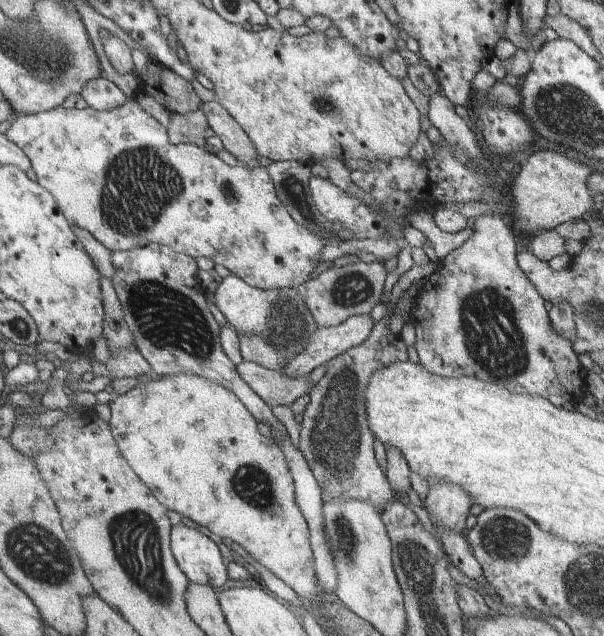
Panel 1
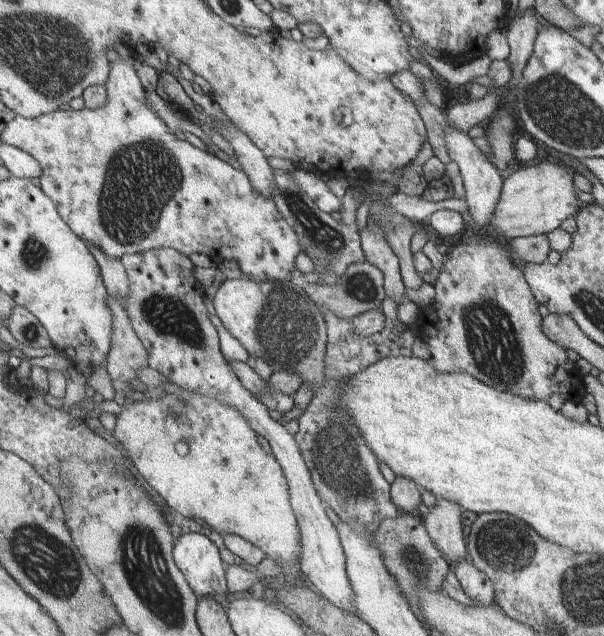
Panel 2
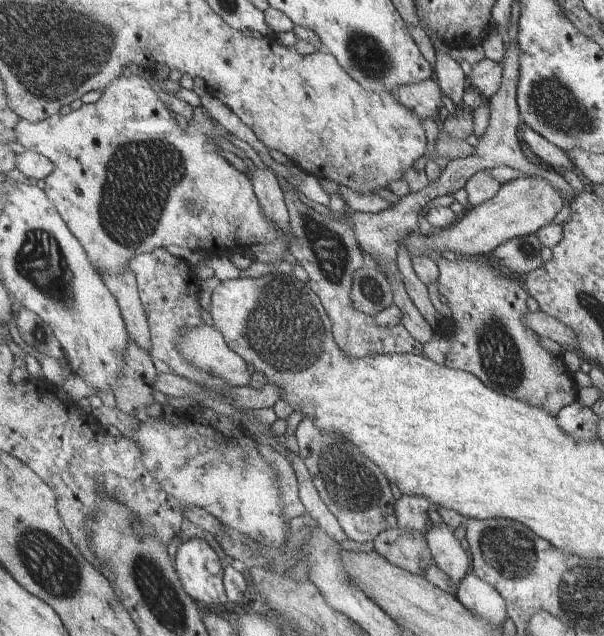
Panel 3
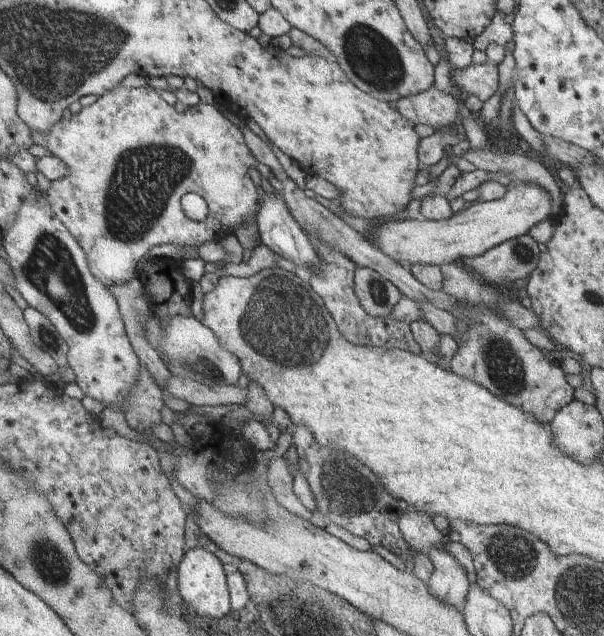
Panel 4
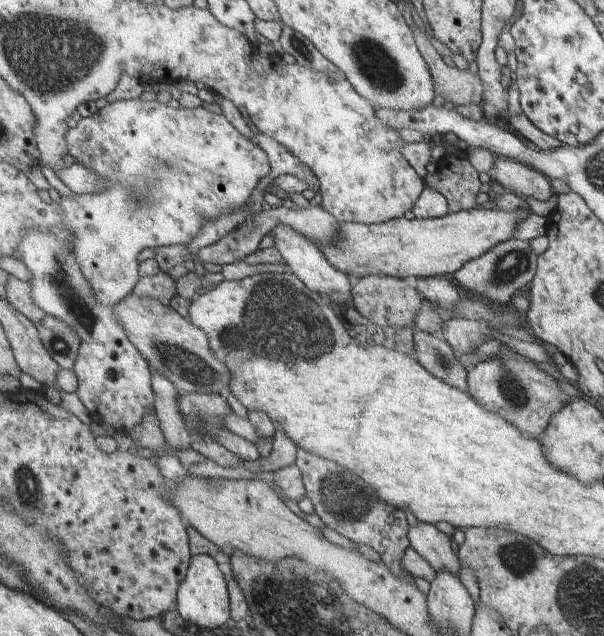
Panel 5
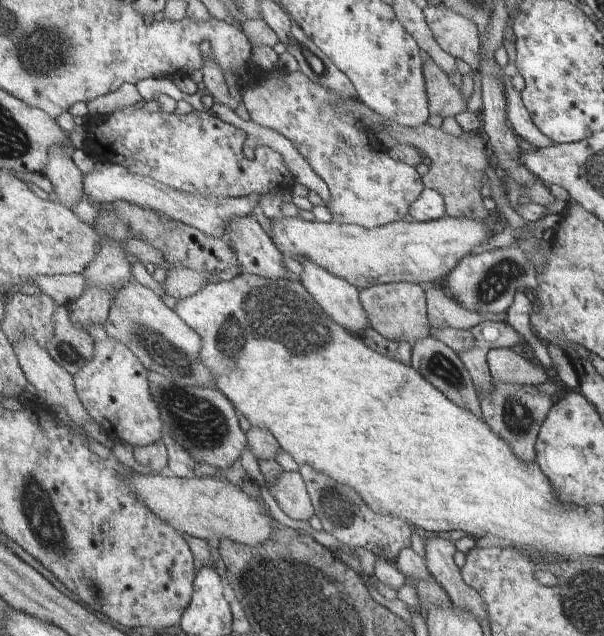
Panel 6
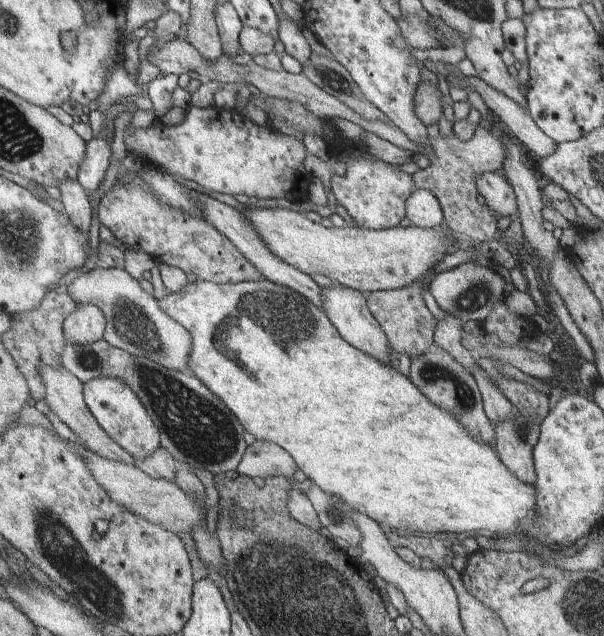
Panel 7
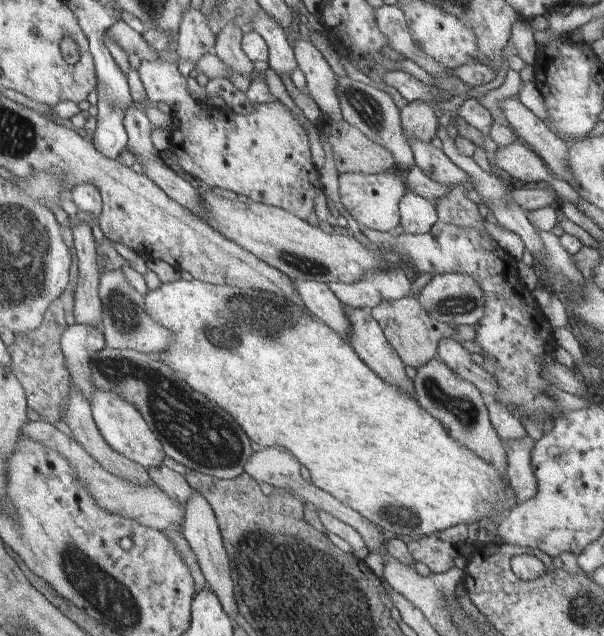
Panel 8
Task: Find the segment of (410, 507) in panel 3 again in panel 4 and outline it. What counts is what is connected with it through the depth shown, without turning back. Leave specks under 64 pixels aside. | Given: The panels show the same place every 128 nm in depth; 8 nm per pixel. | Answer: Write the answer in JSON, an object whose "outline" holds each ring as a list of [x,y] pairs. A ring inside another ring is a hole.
{"outline":[[[417,509],[406,510],[400,519],[400,530],[411,550],[427,555],[435,545],[444,546],[447,541],[446,532],[439,532],[431,523],[428,513]]]}

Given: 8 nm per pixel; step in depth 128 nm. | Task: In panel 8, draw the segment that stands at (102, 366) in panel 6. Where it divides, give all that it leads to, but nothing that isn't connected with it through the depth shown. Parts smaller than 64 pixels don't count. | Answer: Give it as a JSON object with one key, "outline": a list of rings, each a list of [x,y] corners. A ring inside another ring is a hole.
{"outline":[[[98,389],[92,394],[89,403],[94,422],[102,434],[102,438],[106,440],[108,446],[112,447],[112,450],[116,450],[124,458],[129,458],[132,462],[147,469],[156,468],[162,464],[165,456],[163,443],[155,432],[152,432],[150,425],[144,420],[142,413],[135,405],[128,404],[128,401],[122,400],[112,392]]]}

